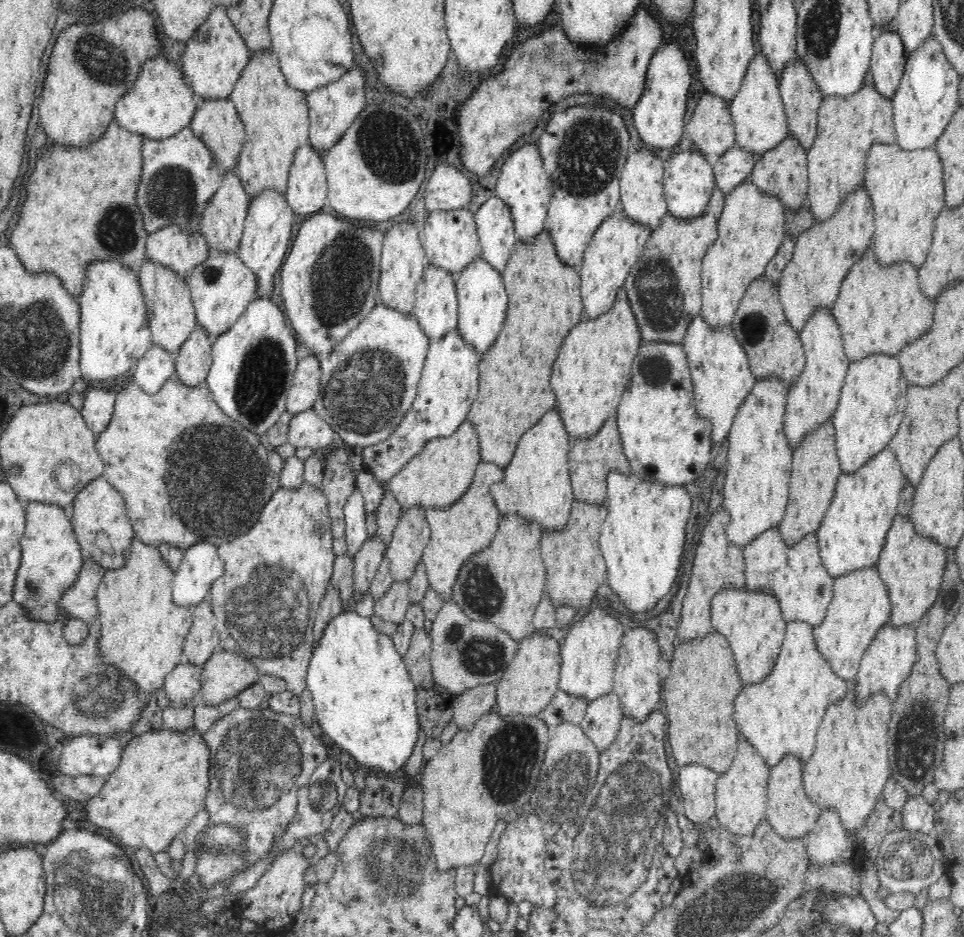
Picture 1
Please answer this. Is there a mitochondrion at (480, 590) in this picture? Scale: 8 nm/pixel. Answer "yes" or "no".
yes

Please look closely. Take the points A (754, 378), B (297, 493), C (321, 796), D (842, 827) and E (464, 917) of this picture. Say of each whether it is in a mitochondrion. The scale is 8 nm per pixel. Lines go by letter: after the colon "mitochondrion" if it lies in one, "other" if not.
A: other
B: other
C: mitochondrion
D: other
E: other

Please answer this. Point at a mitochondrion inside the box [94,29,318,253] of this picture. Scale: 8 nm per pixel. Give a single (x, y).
(172, 191)

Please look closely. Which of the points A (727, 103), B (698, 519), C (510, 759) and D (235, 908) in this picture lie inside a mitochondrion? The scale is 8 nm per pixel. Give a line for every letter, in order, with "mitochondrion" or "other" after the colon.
A: other
B: other
C: mitochondrion
D: other

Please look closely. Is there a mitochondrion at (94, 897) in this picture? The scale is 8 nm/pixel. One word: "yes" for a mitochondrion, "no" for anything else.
yes

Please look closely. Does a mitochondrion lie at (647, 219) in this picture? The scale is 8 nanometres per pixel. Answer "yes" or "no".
no

